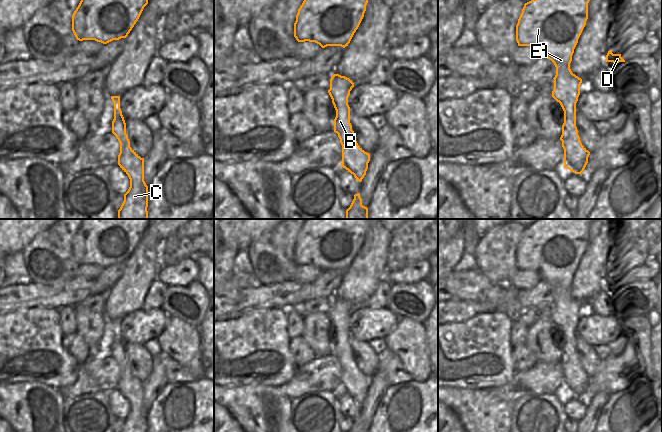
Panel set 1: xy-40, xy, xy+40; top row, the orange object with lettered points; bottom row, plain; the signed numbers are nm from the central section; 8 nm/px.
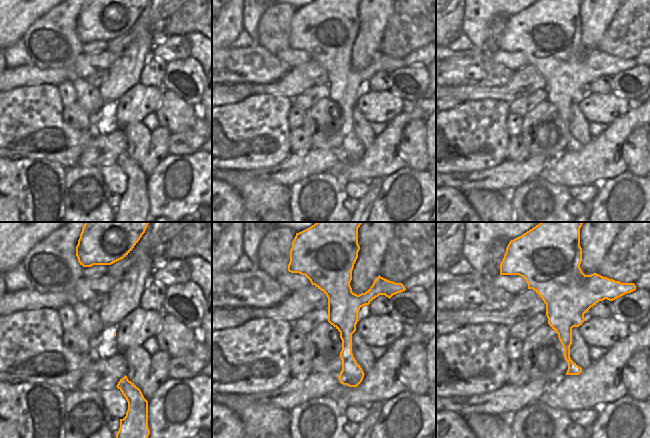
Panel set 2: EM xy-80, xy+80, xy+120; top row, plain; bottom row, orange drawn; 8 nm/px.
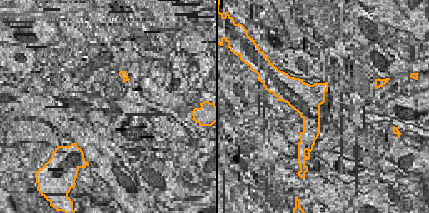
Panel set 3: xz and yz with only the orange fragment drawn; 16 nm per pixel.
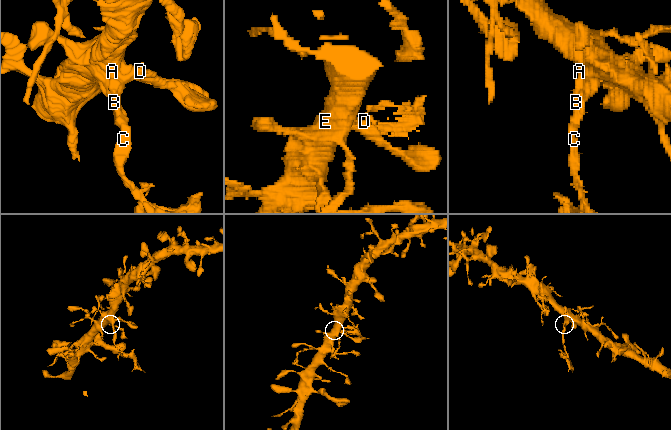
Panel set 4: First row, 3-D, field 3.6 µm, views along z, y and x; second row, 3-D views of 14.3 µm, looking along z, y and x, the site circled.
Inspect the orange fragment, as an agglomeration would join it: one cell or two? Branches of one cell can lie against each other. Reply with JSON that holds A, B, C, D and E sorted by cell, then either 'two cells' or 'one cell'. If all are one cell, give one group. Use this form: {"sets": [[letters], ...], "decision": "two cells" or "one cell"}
{"sets": [["A", "B", "D", "E"], ["C"]], "decision": "two cells"}

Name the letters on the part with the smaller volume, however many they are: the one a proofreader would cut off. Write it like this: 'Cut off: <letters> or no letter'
Cut off: C

